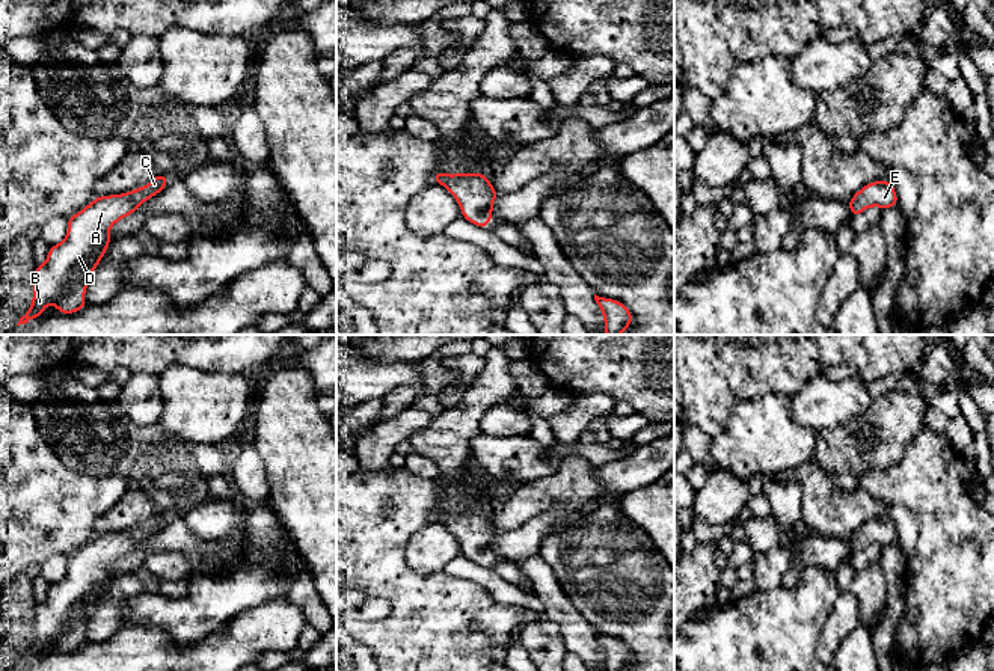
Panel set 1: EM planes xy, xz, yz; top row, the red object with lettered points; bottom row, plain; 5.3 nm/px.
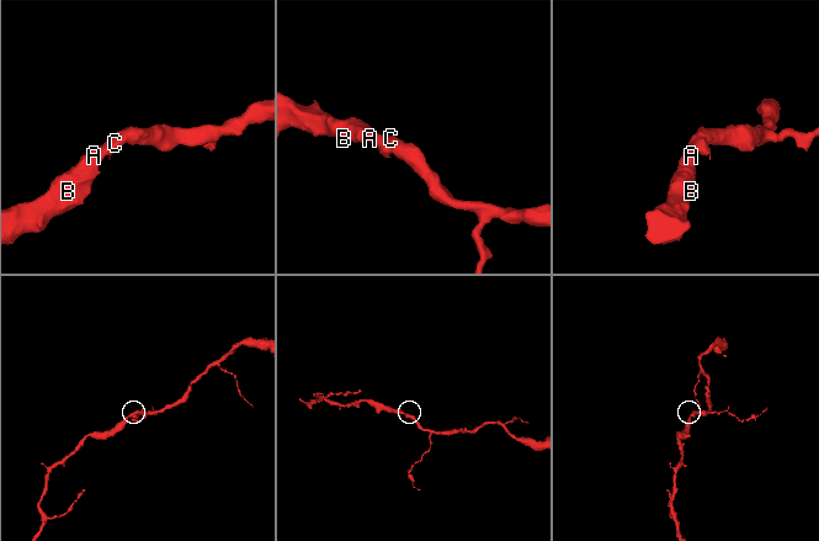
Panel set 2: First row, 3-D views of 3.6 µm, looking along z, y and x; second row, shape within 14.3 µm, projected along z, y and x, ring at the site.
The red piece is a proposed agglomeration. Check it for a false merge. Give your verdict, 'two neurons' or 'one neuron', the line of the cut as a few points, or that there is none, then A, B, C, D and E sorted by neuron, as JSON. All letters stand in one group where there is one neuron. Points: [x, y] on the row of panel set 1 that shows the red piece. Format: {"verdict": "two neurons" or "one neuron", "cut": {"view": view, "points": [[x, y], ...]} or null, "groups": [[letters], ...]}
{"verdict": "one neuron", "cut": null, "groups": [["A", "B", "C", "D", "E"]]}

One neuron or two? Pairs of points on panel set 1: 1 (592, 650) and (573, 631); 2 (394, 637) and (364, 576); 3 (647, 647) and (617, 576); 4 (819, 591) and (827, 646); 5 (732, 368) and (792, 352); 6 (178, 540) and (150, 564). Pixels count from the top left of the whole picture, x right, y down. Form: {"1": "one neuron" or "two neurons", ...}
{"1": "one neuron", "2": "one neuron", "3": "one neuron", "4": "two neurons", "5": "one neuron", "6": "two neurons"}

